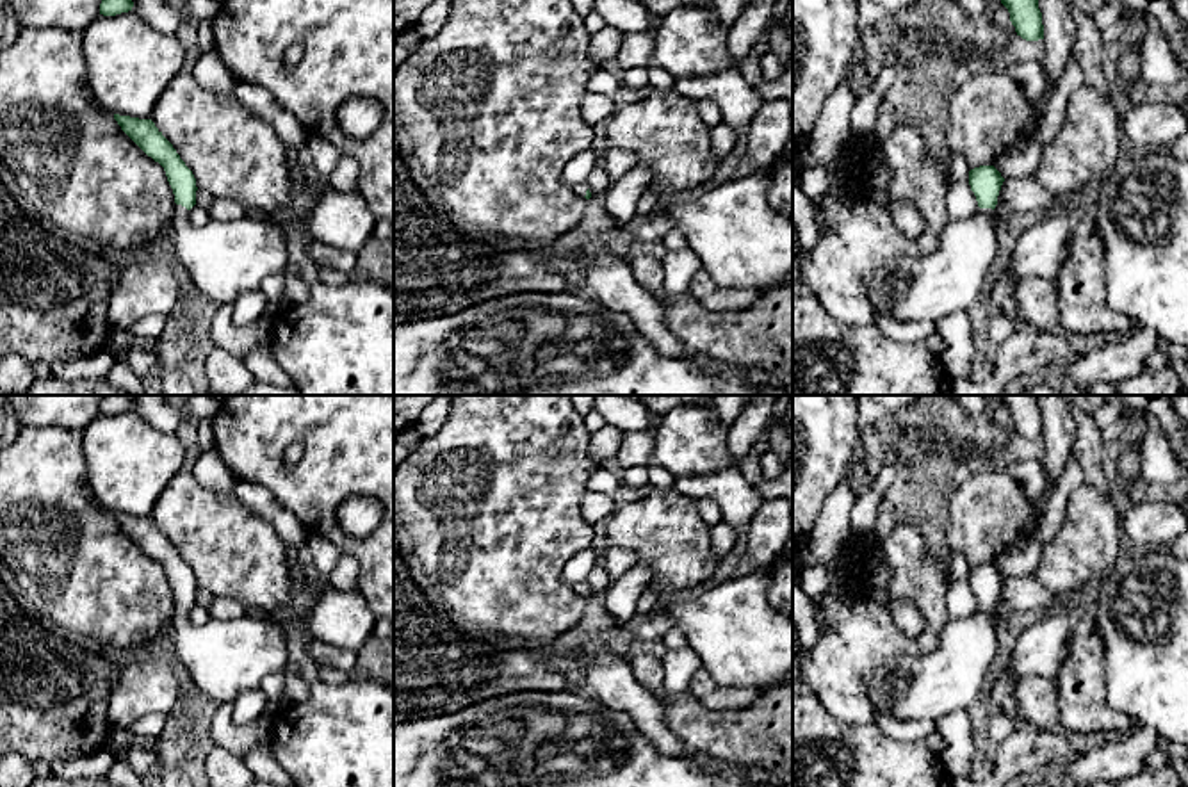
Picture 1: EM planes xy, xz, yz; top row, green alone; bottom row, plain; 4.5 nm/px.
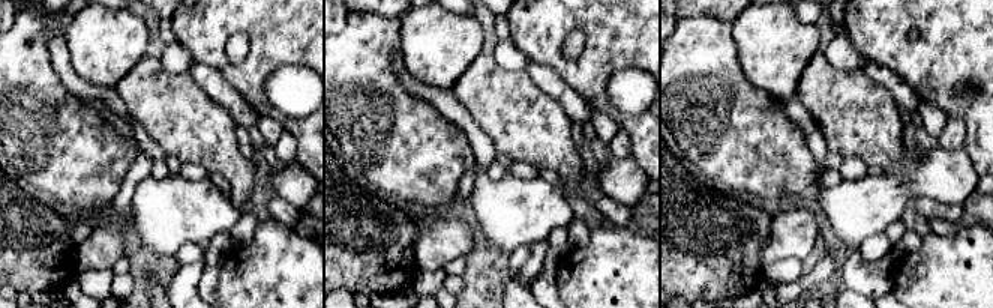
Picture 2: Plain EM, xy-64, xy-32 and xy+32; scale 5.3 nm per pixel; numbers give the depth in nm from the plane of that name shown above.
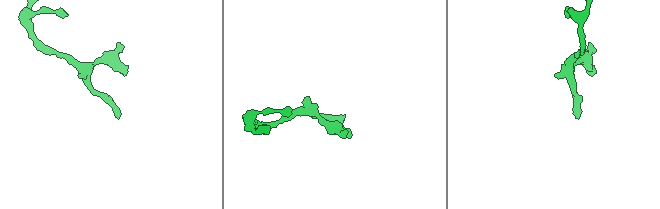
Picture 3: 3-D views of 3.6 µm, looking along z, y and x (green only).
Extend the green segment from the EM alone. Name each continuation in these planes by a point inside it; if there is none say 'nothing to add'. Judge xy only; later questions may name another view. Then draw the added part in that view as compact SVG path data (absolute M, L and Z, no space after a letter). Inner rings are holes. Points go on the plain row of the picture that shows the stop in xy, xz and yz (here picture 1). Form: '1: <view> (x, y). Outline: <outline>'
1: xy (225, 657). Outline: M176 604L169 639L196 689L212 703L221 705L233 702L246 691L258 689L267 675L285 671L287 629L289 620L273 614L265 620L251 616L237 620L210 618L205 625L192 625L189 609Z

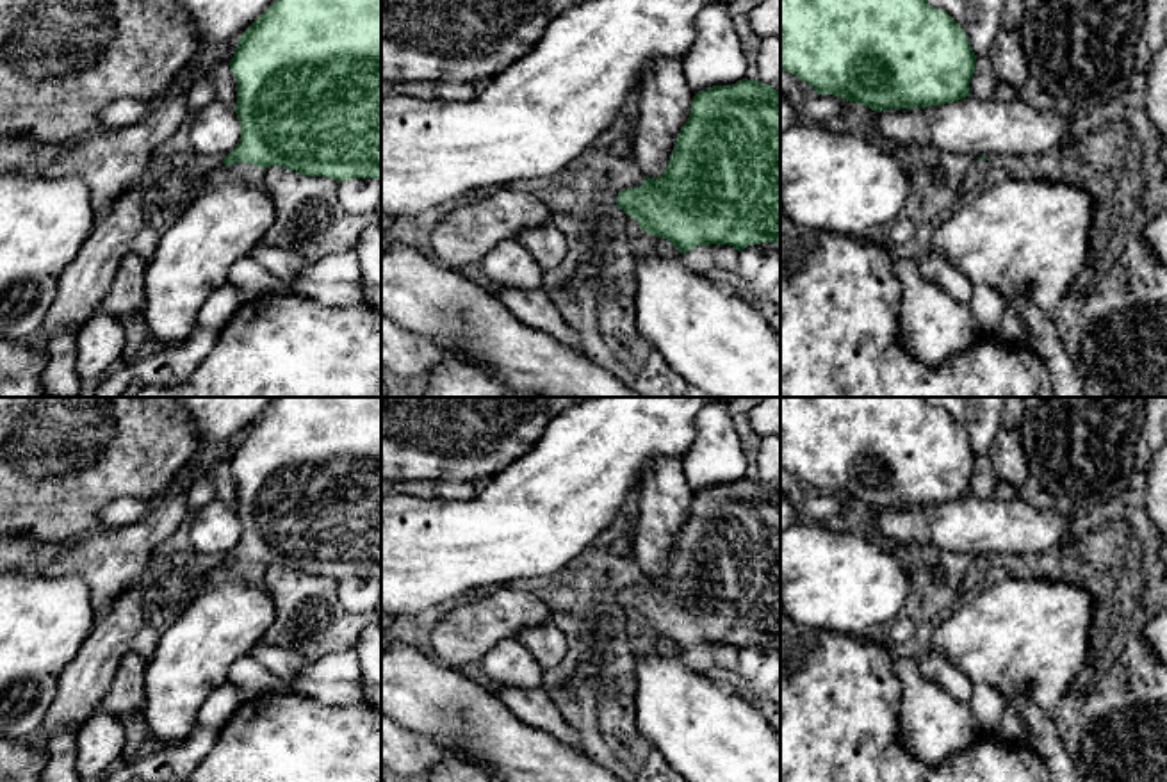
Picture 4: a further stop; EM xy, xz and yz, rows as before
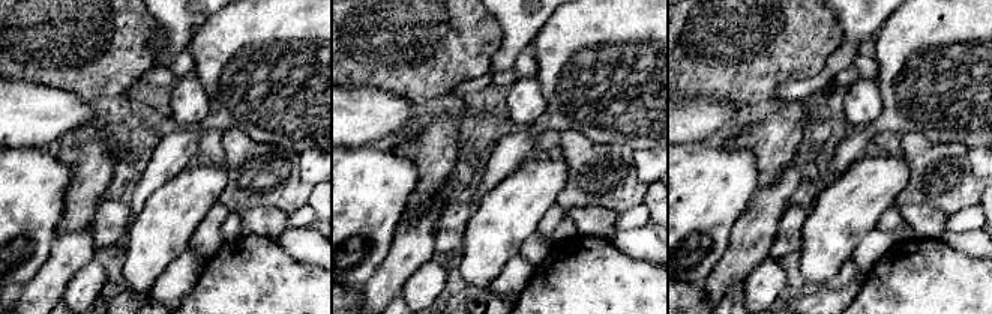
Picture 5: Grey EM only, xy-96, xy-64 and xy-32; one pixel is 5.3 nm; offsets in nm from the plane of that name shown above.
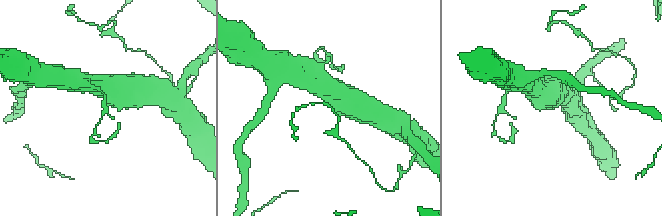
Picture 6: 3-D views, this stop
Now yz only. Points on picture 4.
1: yz (979, 572). Outline: M975 558L969 563L960 586L959 586L959 590L953 595L955 602L971 599L973 595L976 595L978 591L987 588L991 579L992 579L992 568L991 568L989 559Z

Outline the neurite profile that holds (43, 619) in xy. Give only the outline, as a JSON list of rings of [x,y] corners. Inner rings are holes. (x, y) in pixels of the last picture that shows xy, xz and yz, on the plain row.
[[[0,572],[0,737],[32,741],[57,698],[66,664],[96,625],[89,586],[78,577]]]

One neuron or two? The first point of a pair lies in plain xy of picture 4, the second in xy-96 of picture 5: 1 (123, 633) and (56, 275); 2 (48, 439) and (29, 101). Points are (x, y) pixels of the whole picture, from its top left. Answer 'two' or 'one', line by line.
1: one
2: two

